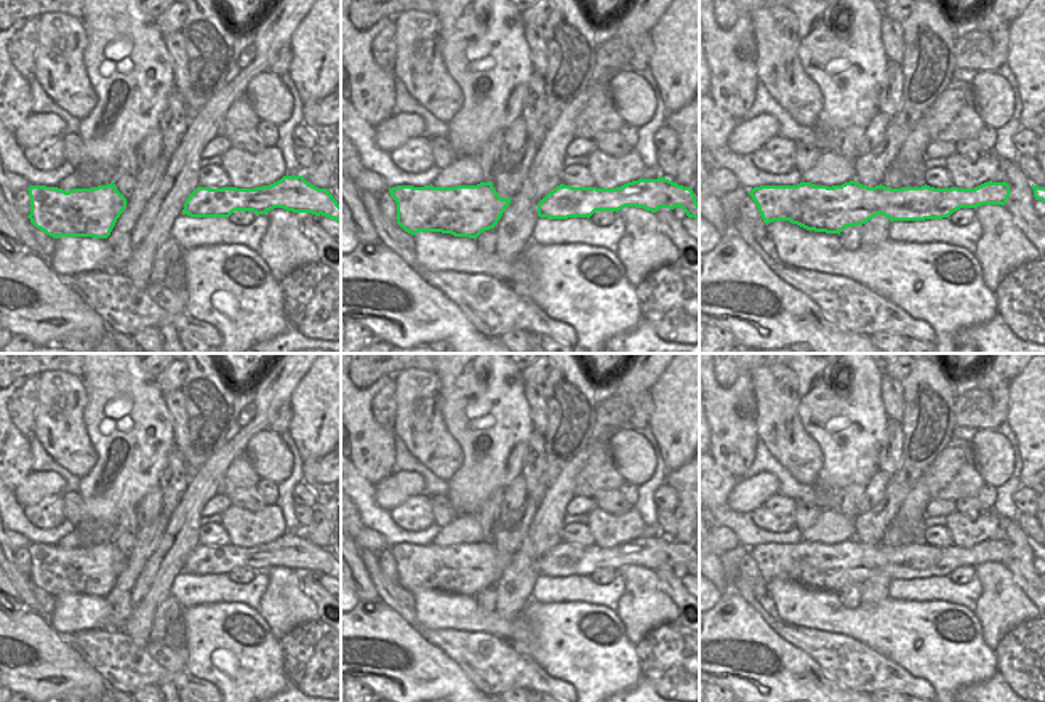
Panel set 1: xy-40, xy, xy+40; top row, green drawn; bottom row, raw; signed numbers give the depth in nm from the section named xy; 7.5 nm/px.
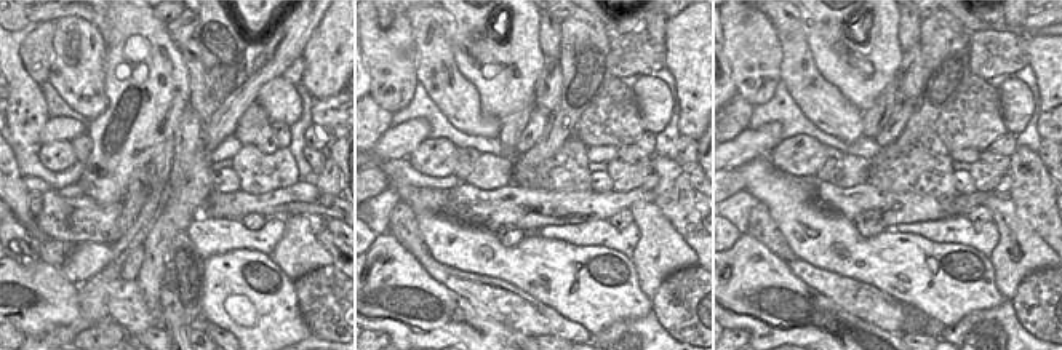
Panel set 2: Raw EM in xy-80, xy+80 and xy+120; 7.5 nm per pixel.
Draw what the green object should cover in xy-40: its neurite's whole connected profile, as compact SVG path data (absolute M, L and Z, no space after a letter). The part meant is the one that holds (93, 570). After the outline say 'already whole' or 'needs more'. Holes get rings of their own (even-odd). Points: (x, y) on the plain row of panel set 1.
M115 542L91 547L72 547L69 550L58 545L30 544L30 580L53 596L59 595L93 595L107 596L126 566L126 556L117 548Z; already whole

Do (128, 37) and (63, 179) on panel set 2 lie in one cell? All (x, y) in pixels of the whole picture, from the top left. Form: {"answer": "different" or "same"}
{"answer": "different"}

